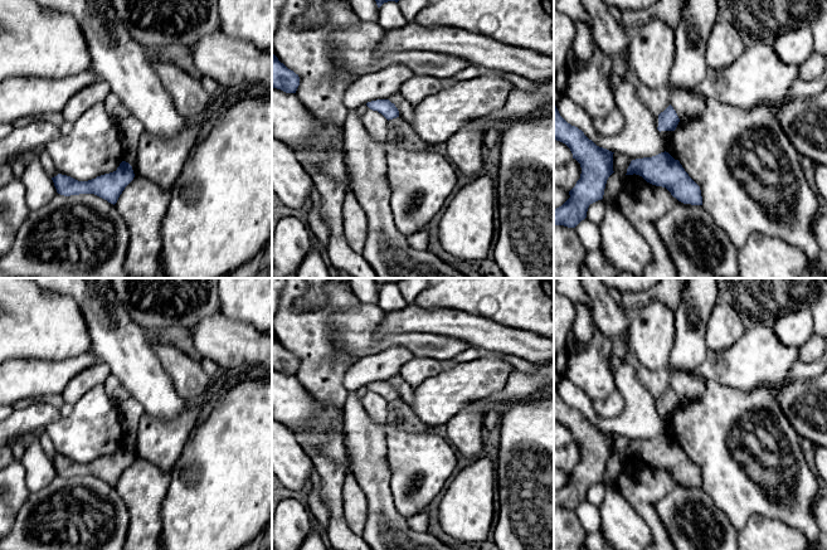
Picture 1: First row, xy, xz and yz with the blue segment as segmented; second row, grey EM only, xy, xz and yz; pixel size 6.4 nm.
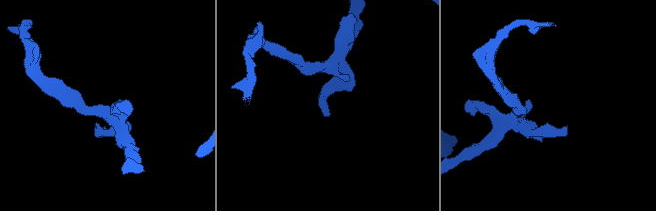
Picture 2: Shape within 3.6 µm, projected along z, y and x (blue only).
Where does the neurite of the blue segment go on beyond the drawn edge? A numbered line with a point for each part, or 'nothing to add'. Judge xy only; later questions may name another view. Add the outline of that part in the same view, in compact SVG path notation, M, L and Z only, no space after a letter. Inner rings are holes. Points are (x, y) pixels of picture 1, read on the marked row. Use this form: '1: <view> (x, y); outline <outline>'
nothing to add

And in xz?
nothing to add

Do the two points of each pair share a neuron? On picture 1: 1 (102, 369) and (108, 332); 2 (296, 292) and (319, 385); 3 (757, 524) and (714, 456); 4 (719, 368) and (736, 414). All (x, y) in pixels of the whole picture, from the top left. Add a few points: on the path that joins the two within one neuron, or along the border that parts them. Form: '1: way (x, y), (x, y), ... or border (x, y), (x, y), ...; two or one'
1: border (98, 359), (108, 366), (111, 373); two
2: way (288, 315), (288, 320), (317, 349), (319, 363); one
3: border (782, 520), (753, 515), (739, 531); two
4: border (706, 380), (742, 390), (755, 388); two

